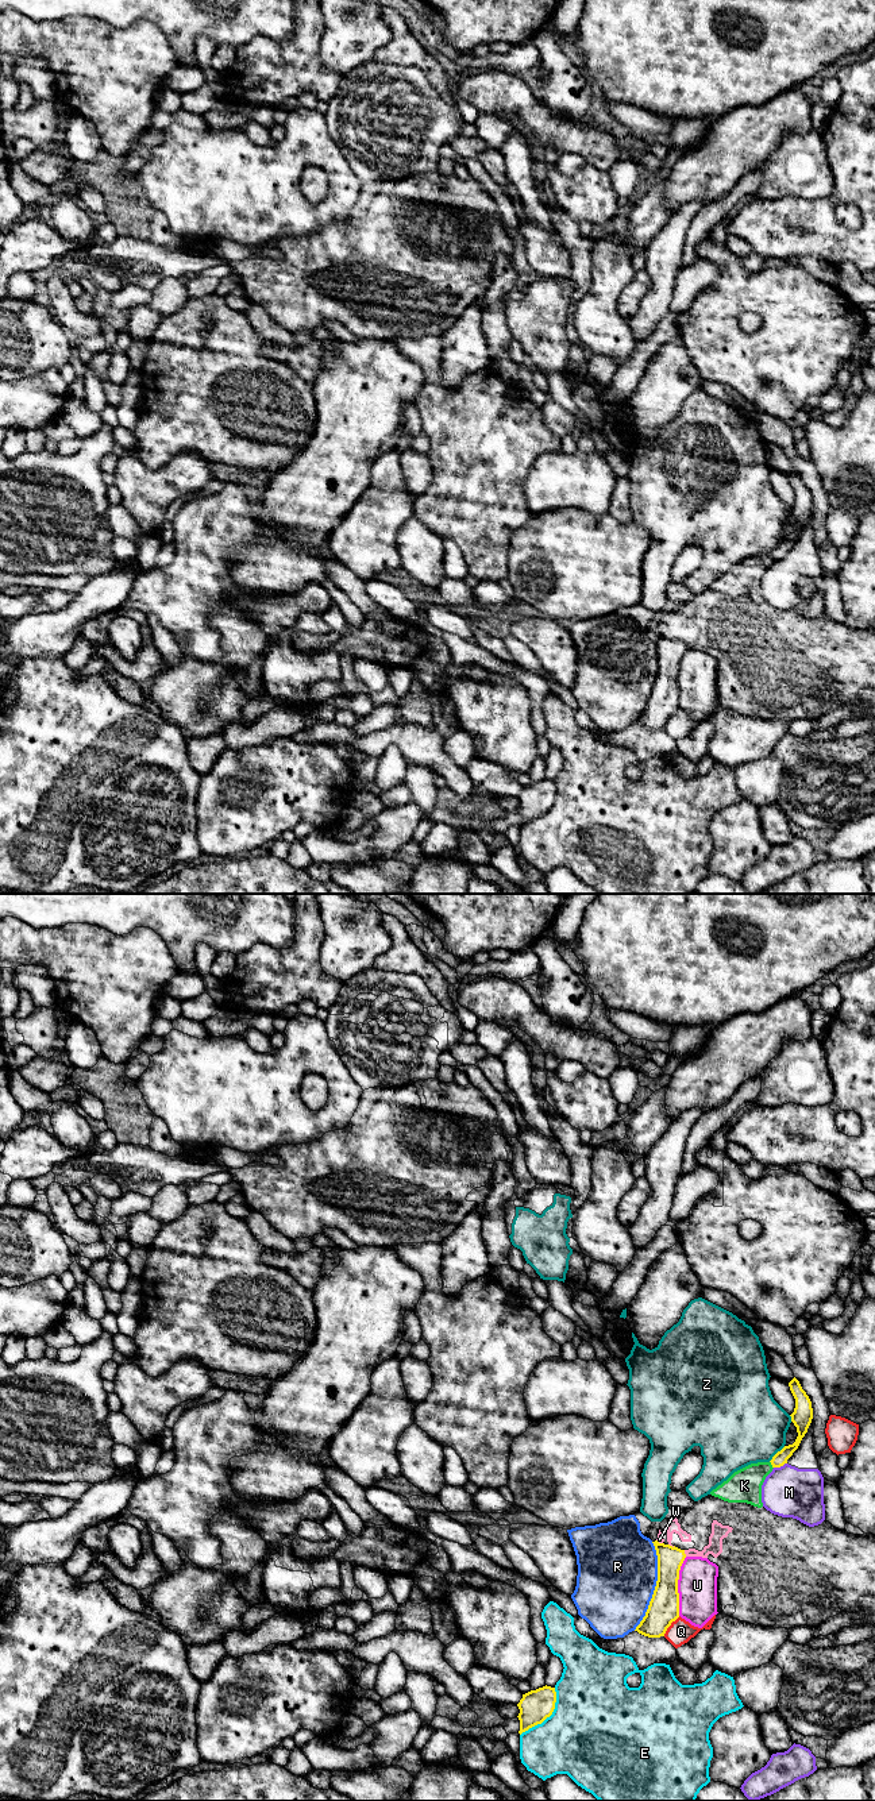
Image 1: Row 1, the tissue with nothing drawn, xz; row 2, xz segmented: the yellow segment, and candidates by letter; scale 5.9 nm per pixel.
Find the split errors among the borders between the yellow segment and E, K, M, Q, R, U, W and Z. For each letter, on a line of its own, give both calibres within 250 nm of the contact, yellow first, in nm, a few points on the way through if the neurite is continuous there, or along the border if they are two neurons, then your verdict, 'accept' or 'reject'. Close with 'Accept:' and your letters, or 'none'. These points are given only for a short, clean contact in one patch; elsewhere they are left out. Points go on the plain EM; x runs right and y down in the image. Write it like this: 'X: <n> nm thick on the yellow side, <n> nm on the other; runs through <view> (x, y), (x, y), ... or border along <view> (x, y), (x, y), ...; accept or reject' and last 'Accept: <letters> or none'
E: 190 nm thick on the yellow side, 480 nm on the other; reject
K: 80 nm thick on the yellow side, 200 nm on the other; border along xz (770, 554), (773, 560); reject
M: 80 nm thick on the yellow side, 300 nm on the other; reject
Q: 180 nm thick on the yellow side, 140 nm on the other; reject
R: 180 nm thick on the yellow side, 480 nm on the other; reject
U: 180 nm thick on the yellow side, 240 nm on the other; reject
W: 150 nm thick on the yellow side, 90 nm on the other; border along xz (683, 643), (686, 648); reject
Z: 110 nm thick on the yellow side, 460 nm on the other; reject
Accept: none

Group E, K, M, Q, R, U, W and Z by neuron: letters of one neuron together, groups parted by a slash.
E / K W / M / Q / R / U / Z

